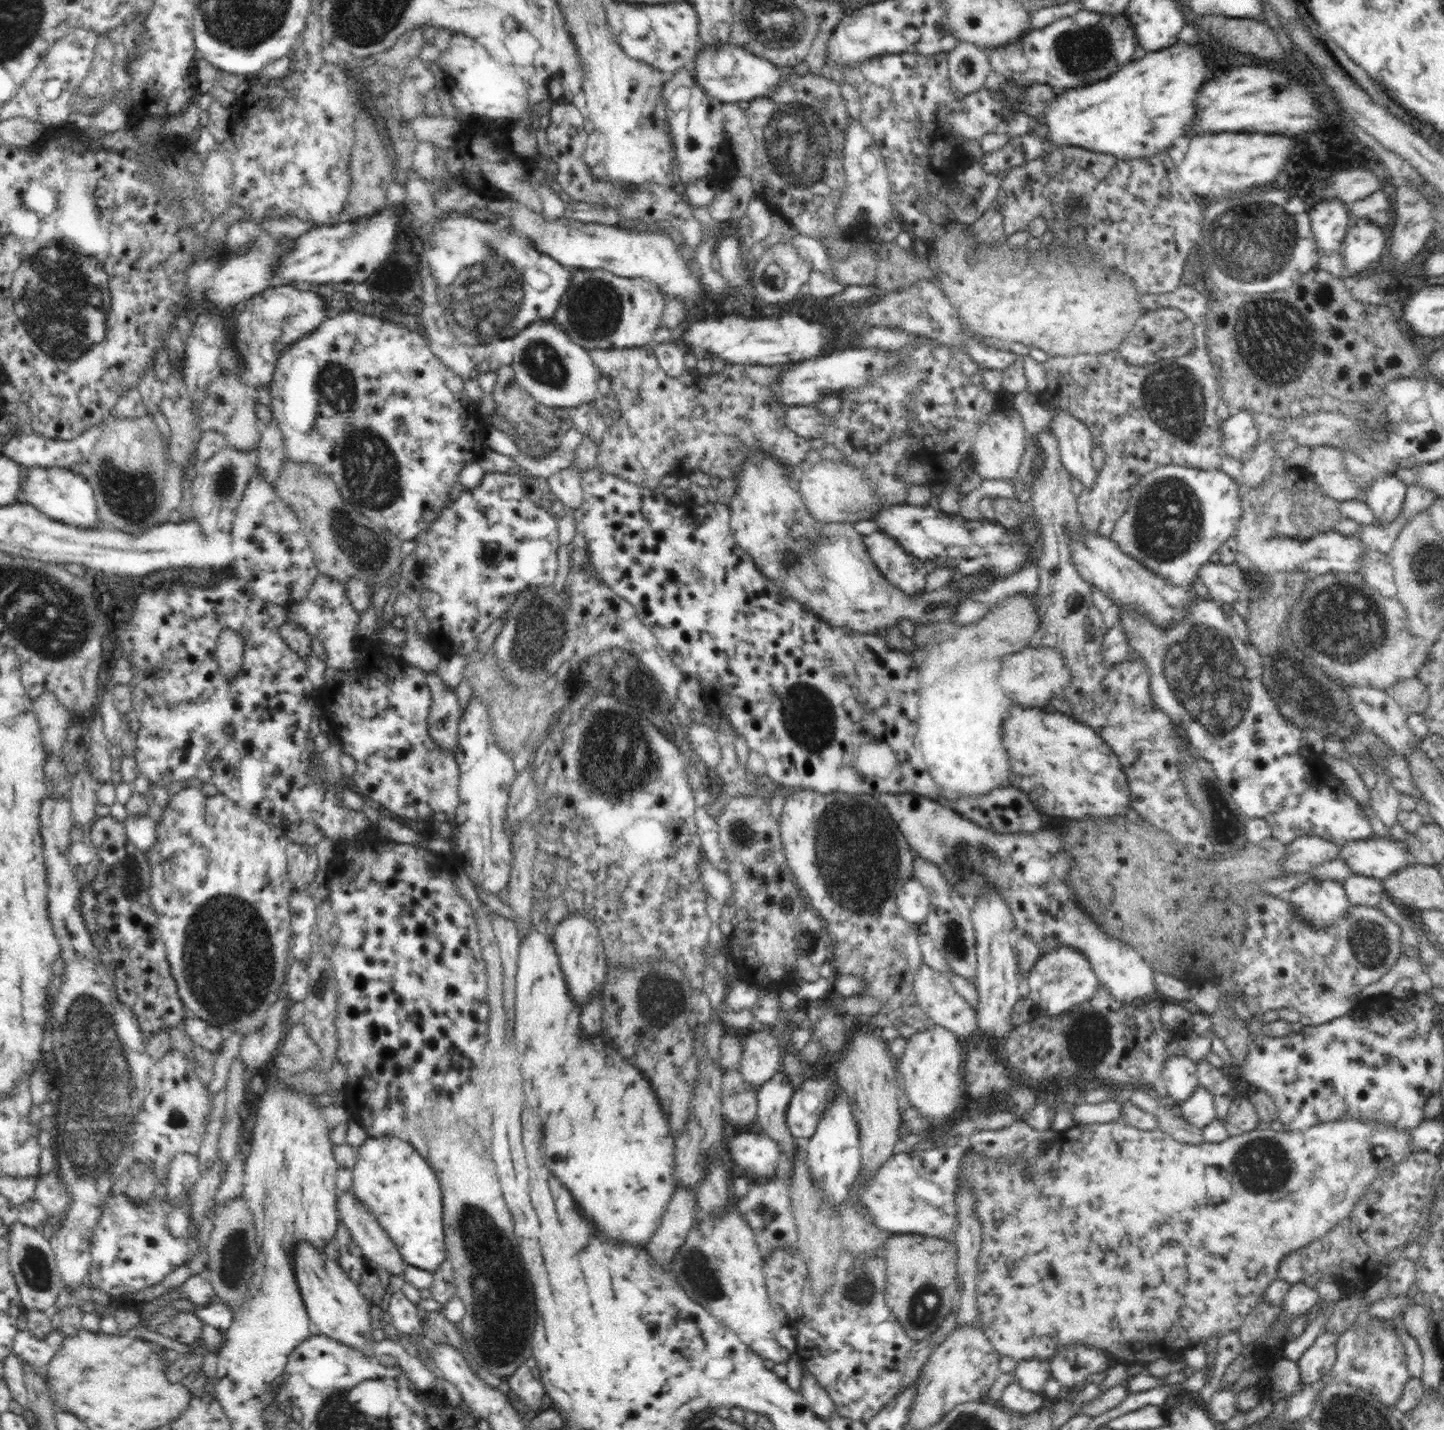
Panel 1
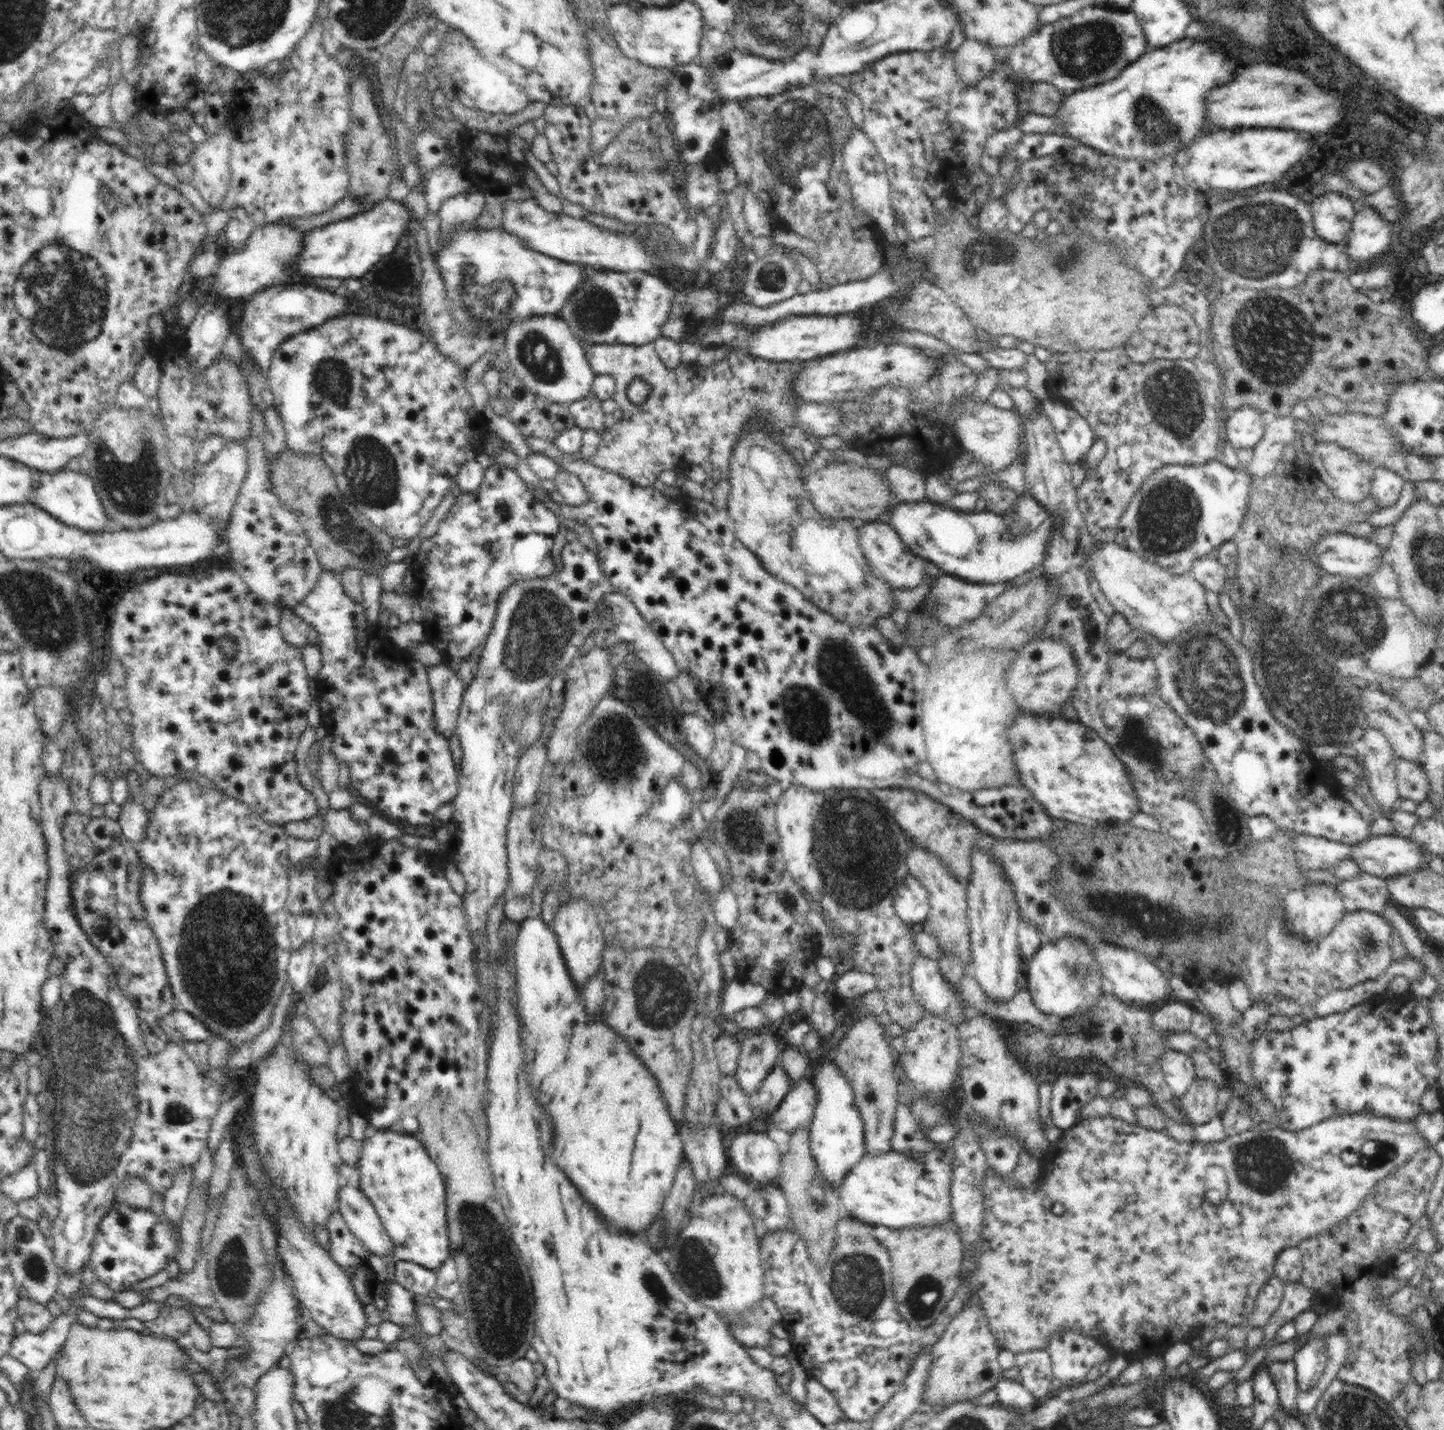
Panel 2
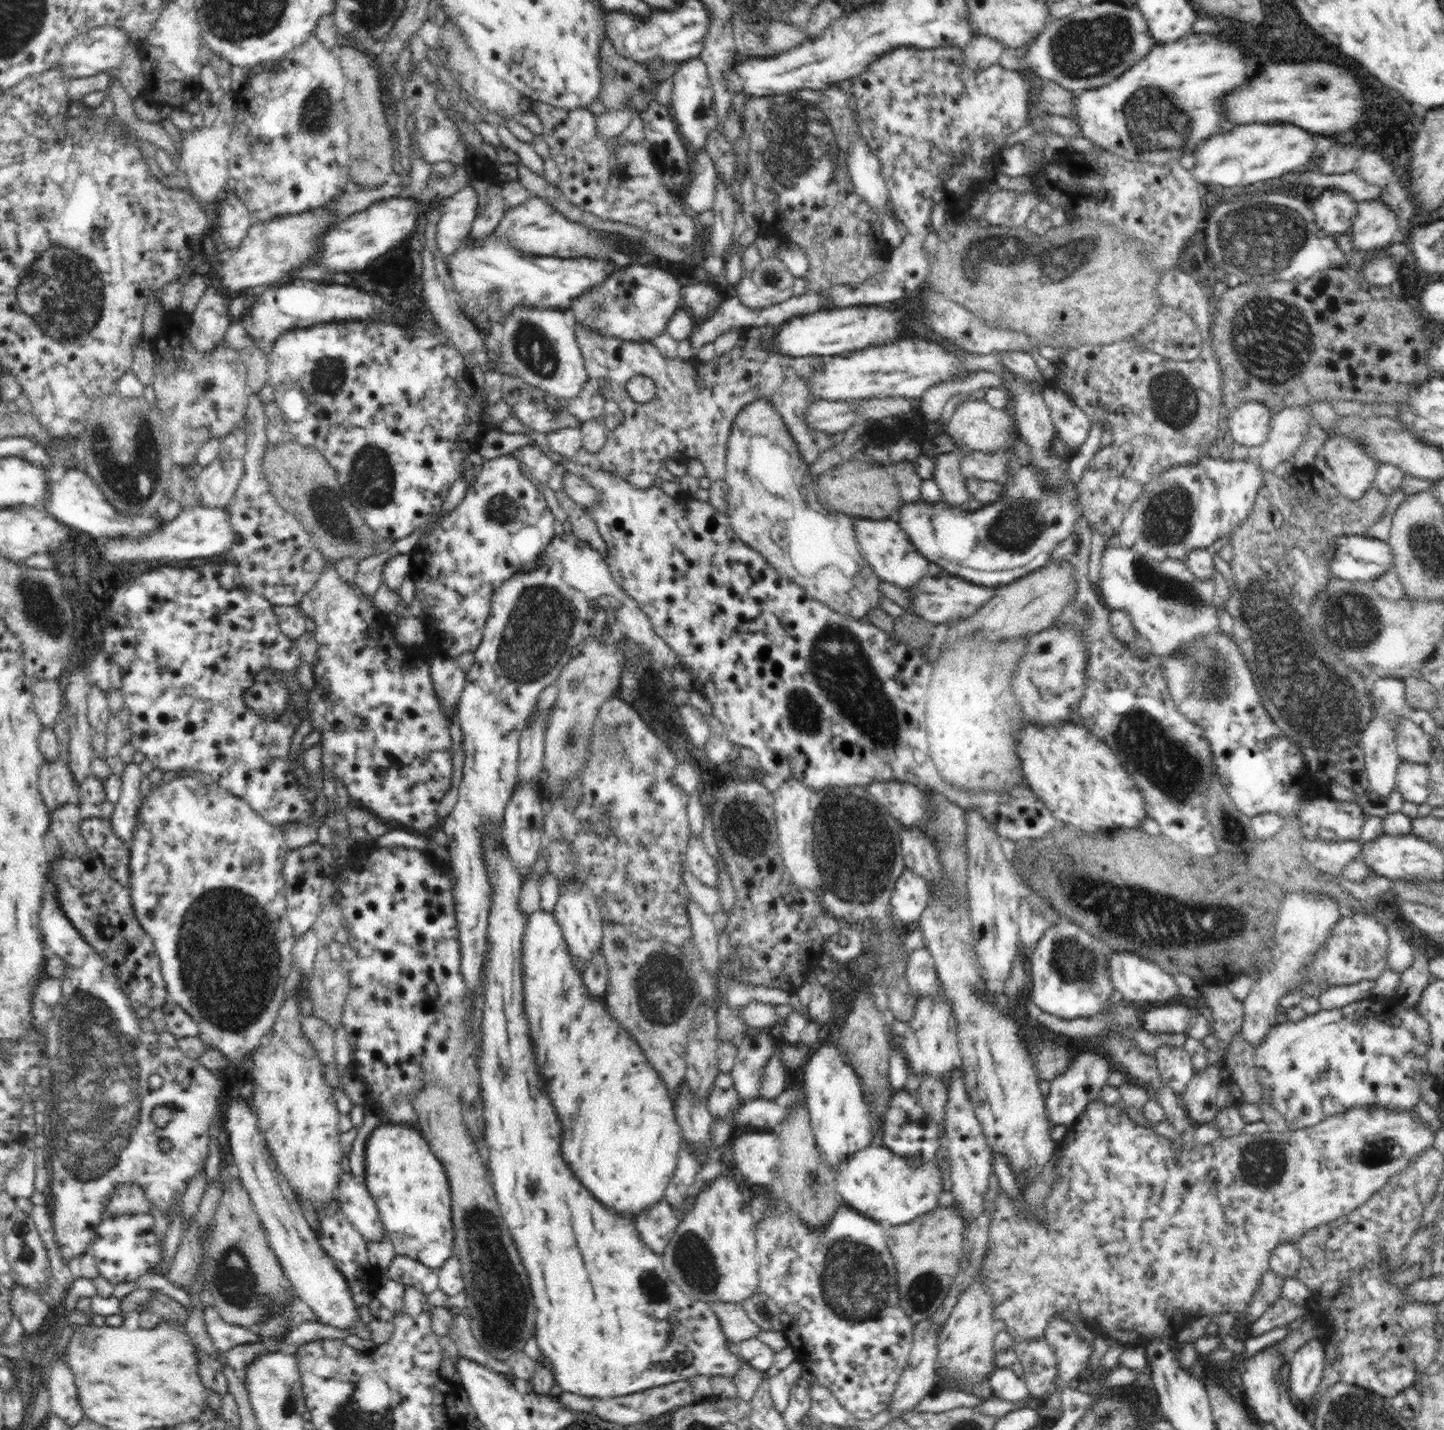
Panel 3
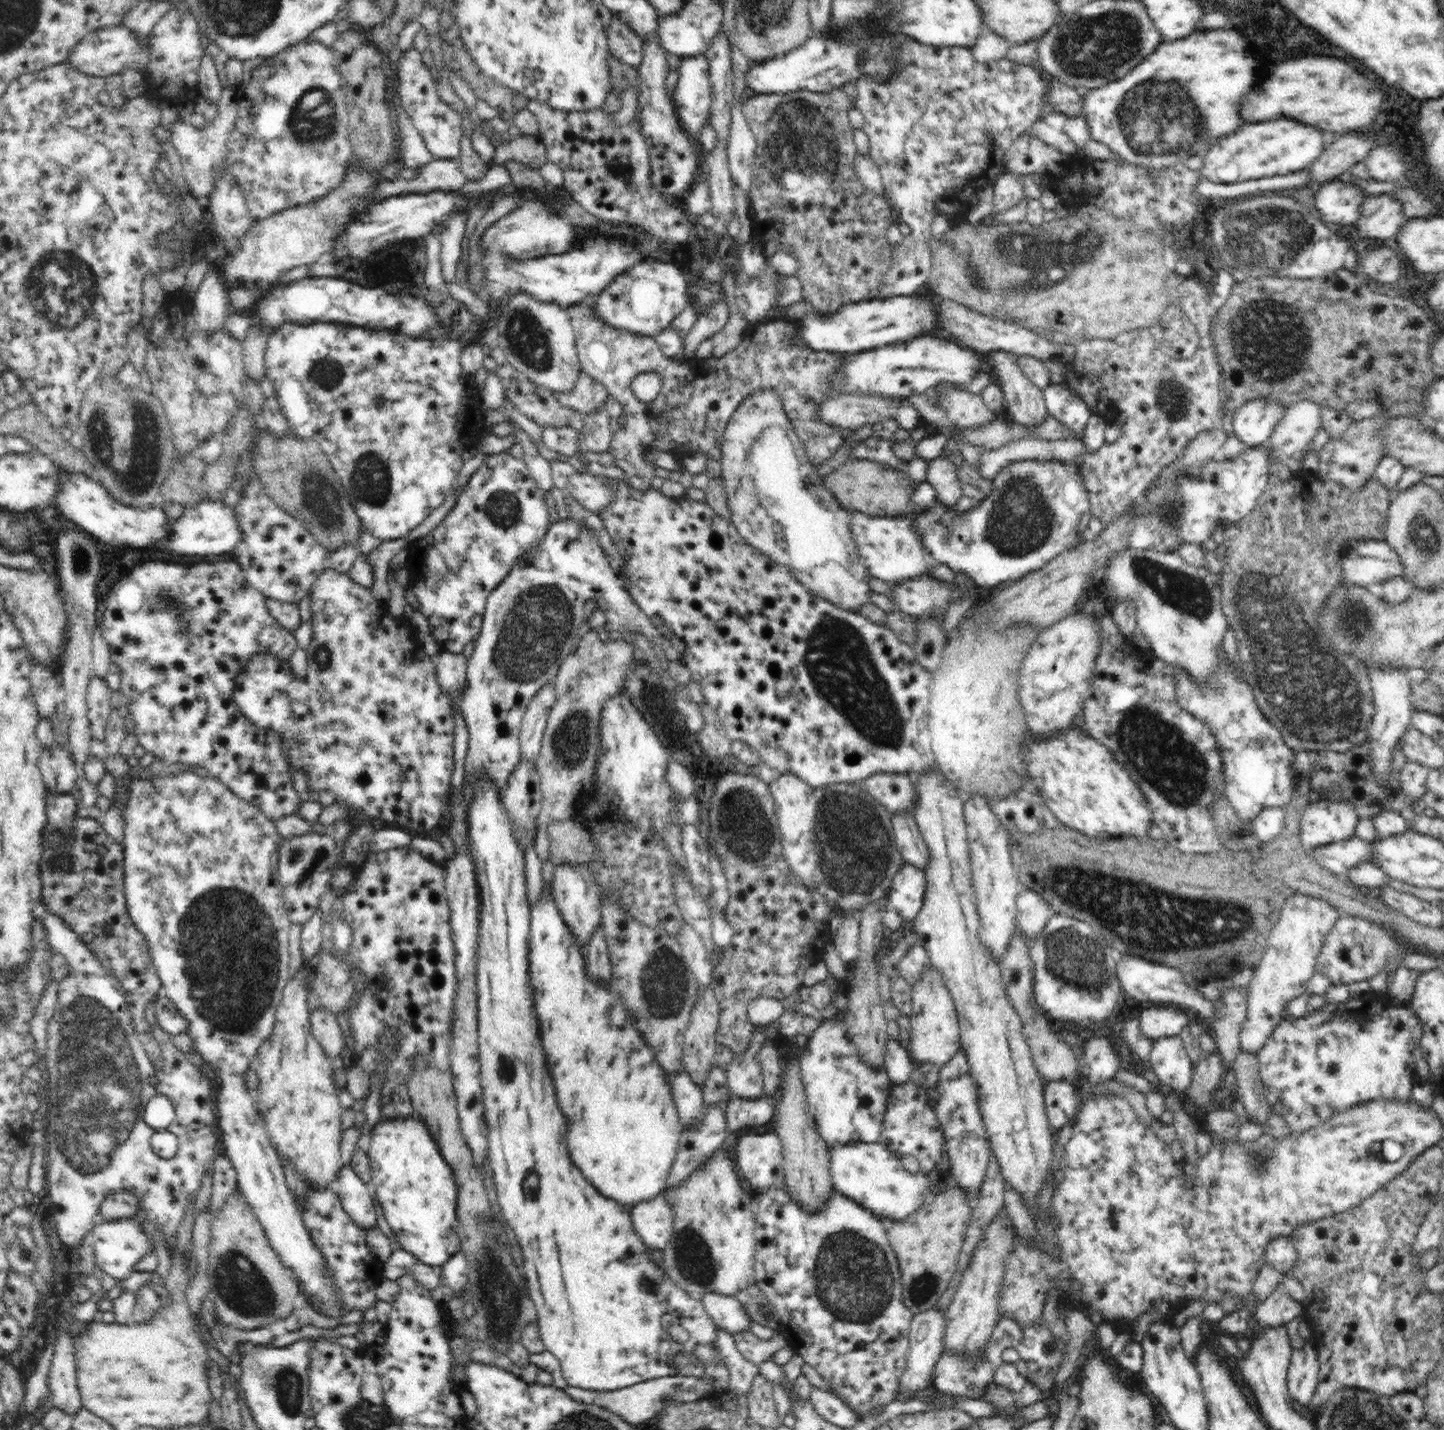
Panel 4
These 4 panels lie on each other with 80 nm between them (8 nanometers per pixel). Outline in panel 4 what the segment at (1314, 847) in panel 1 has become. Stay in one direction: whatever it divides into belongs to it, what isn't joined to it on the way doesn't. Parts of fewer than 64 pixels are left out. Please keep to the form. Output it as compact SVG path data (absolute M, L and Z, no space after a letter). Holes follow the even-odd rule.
M1360 836L1317 846L1309 854L1314 856L1326 870L1341 876L1345 876L1349 868L1373 860L1371 843L1362 840Z

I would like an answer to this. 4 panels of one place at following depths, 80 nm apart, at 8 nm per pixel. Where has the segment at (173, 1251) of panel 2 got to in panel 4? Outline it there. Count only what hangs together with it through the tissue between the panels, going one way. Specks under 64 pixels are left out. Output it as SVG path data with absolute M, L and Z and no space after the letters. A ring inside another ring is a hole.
M98 1220L90 1232L93 1239L95 1264L101 1274L112 1277L116 1281L127 1279L134 1273L134 1266L150 1252L154 1246L146 1232L132 1220L103 1221Z

